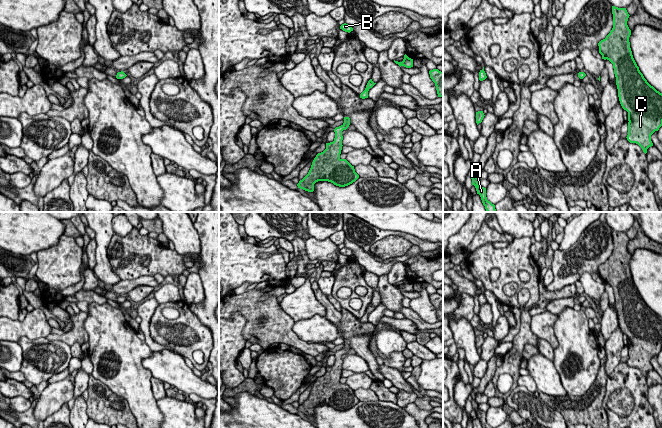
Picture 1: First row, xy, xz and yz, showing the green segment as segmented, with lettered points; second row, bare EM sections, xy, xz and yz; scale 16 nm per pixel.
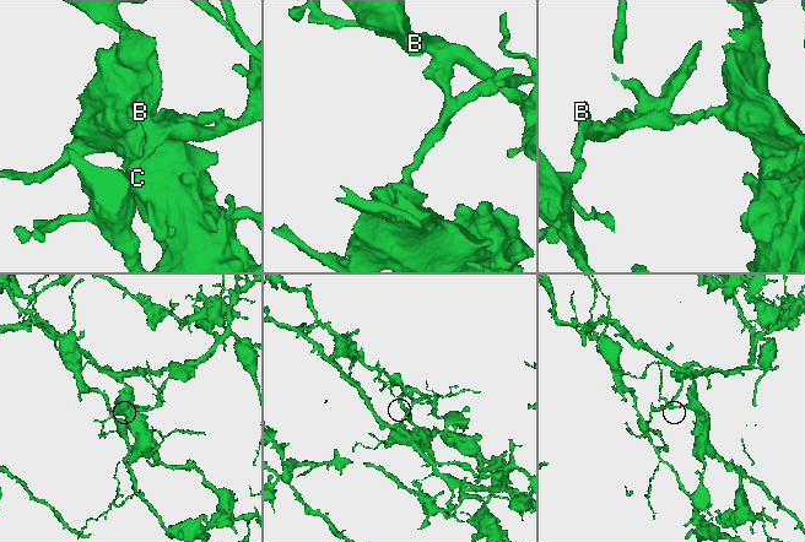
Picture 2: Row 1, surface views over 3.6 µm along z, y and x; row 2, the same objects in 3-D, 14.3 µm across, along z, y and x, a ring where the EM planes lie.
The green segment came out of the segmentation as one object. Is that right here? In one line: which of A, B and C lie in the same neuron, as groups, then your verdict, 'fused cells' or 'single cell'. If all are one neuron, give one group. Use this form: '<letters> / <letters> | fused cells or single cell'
A B / C | fused cells

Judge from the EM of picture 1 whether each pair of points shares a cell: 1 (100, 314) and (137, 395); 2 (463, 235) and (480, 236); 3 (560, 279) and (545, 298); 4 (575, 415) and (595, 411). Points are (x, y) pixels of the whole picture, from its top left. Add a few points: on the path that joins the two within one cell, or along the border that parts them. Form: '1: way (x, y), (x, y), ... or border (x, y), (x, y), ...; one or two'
1: way (109, 334), (125, 375); one
2: border (483, 222), (466, 250); two
3: border (574, 283), (550, 291); two
4: way (580, 411), (590, 411); one

